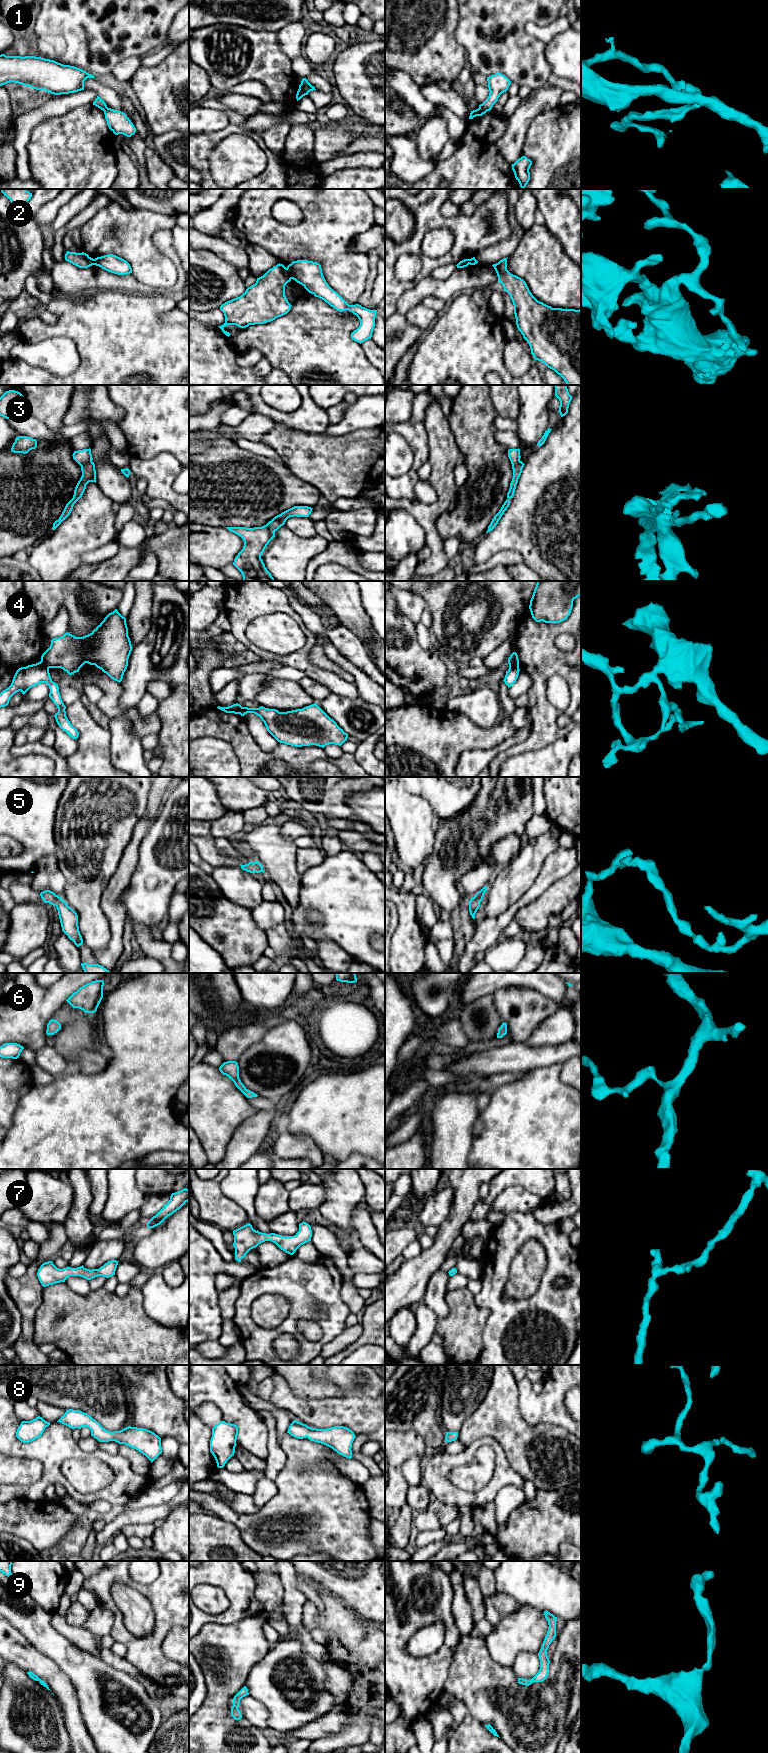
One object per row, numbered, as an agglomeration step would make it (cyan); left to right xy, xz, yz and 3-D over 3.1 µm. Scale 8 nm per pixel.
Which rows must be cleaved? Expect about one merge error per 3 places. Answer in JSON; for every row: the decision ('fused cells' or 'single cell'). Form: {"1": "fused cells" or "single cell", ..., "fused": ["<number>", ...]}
{"1": "fused cells", "2": "fused cells", "3": "single cell", "4": "fused cells", "5": "single cell", "6": "single cell", "7": "single cell", "8": "single cell", "9": "single cell", "fused": ["1", "2", "4"]}

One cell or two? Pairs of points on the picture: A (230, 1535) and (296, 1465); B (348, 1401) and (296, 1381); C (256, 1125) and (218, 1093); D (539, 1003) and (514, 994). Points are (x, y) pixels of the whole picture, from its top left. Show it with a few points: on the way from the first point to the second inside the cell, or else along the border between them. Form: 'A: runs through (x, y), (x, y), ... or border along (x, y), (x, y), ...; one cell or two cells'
A: border along (216, 1515), (230, 1522), (249, 1548); two cells
B: border along (341, 1390), (337, 1395), (311, 1400); two cells
C: border along (258, 1110), (246, 1118), (232, 1135); two cells
D: runs through (533, 1003), (523, 1003), (520, 1000); one cell

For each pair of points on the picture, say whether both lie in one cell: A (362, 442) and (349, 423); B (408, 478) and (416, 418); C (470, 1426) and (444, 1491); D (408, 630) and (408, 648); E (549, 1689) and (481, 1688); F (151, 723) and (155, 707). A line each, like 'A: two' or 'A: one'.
A: two
B: one
C: two
D: one
E: one
F: two

